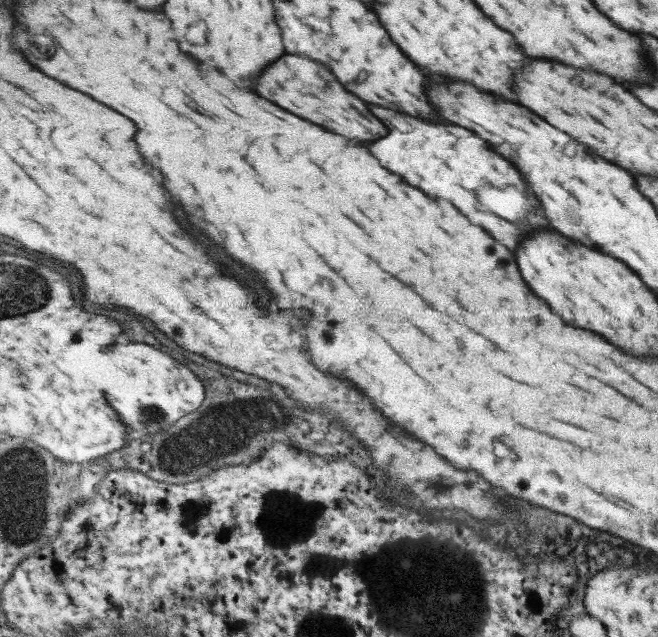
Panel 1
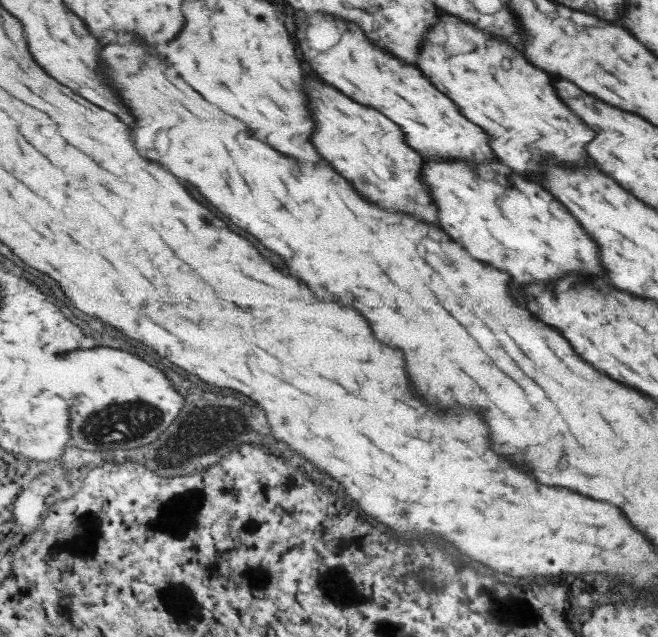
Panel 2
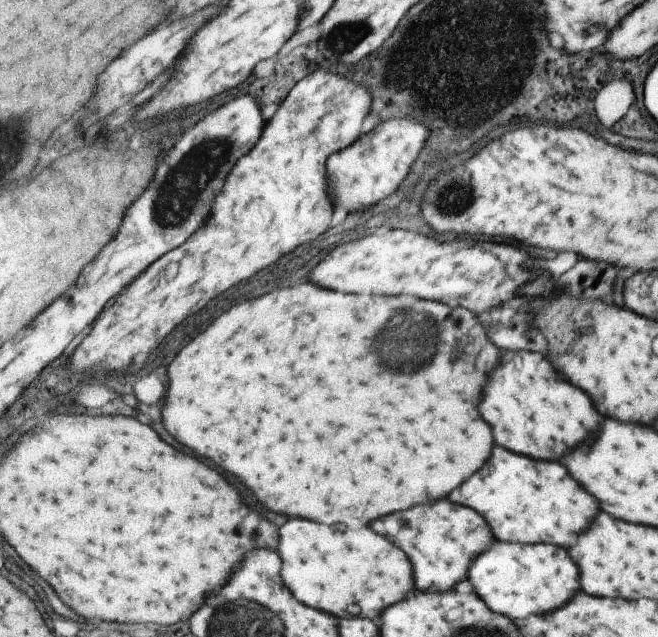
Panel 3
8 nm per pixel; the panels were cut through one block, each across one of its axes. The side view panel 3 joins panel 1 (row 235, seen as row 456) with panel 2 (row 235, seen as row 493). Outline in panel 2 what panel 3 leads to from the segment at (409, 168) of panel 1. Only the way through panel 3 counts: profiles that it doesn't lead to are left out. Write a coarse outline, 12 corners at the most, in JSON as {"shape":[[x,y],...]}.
{"shape":[[427,160],[443,230],[517,282],[603,276],[597,242],[499,162]]}

